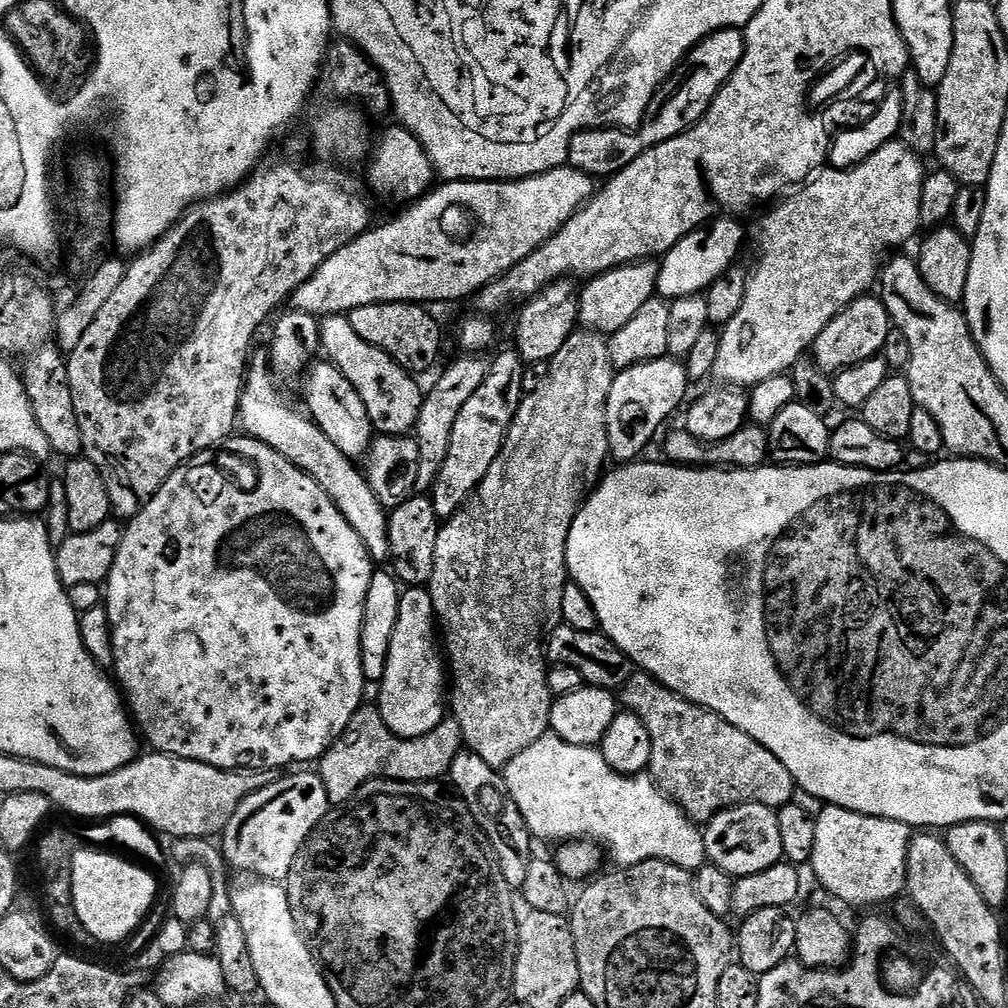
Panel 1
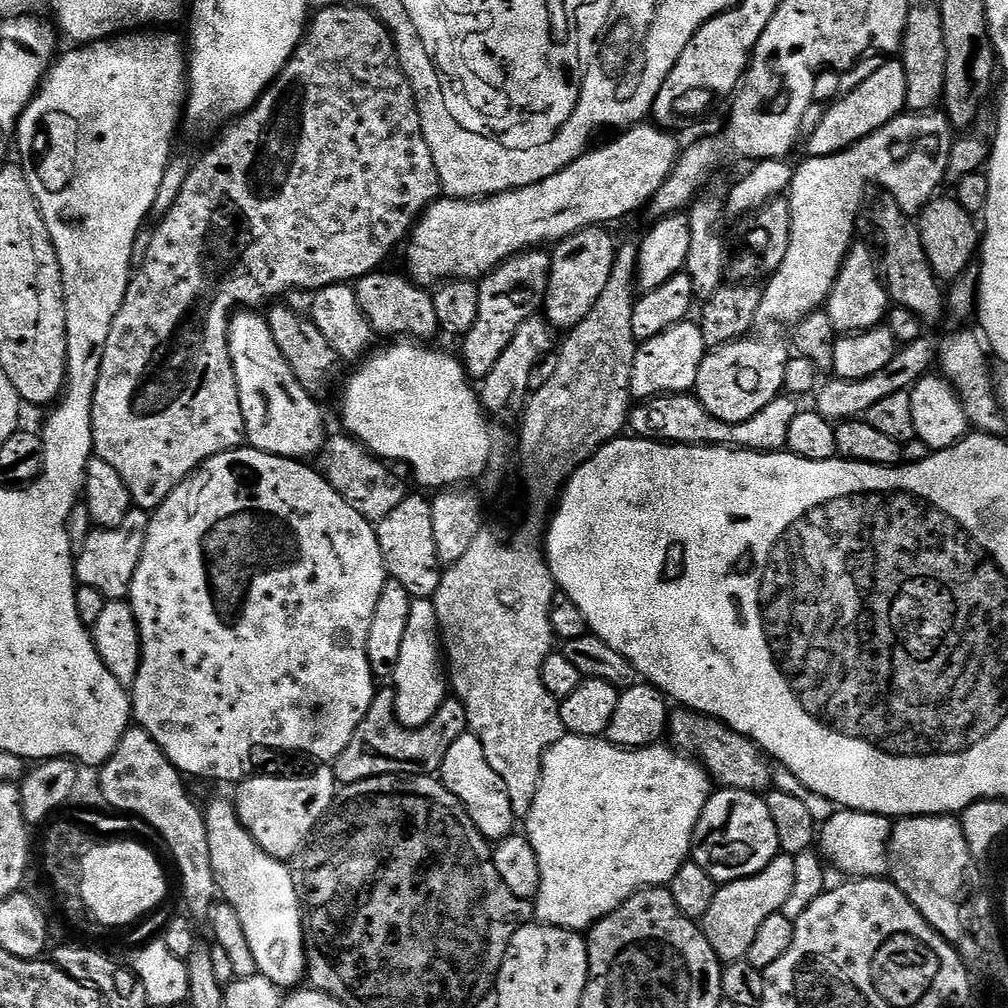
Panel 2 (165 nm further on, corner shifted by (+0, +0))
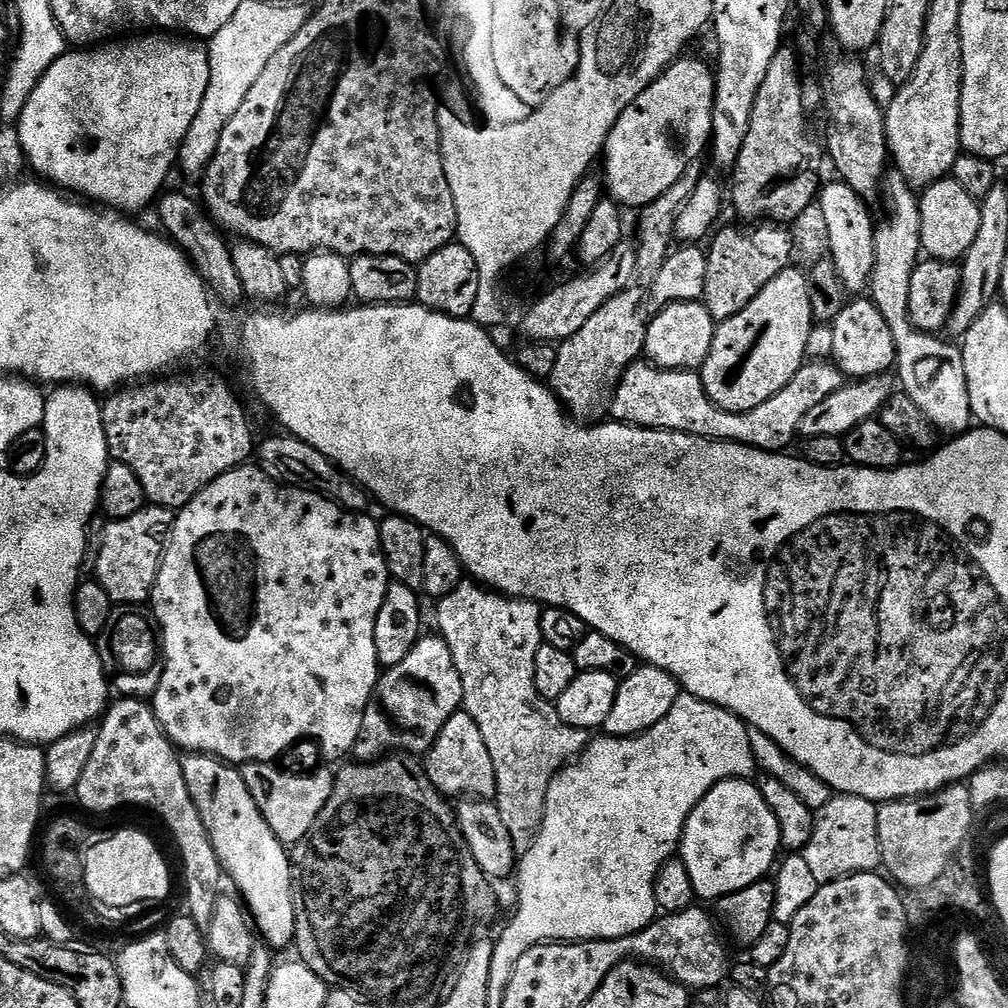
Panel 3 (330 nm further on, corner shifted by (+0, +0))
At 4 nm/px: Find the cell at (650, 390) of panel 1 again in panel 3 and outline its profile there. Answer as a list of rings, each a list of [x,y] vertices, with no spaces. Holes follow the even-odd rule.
[[[678,302],[659,309],[655,314],[657,316],[653,320],[649,319],[646,324],[643,355],[647,363],[657,368],[699,370],[710,354],[710,346],[718,327],[703,302]]]

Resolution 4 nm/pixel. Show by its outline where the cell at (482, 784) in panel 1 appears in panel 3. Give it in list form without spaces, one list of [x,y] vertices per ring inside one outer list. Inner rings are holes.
[[[463,710],[454,713],[450,722],[442,726],[438,738],[423,761],[424,770],[430,782],[445,797],[453,798],[492,798],[496,794],[494,763],[490,758],[490,750],[486,750],[486,742],[482,738],[482,730],[478,730],[478,722],[470,718]]]

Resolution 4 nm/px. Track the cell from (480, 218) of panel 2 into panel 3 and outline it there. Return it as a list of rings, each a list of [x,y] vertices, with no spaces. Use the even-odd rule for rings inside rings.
[[[681,55],[665,72],[656,79],[638,98],[634,98],[632,104],[628,104],[614,122],[614,126],[608,135],[608,141],[604,143],[602,164],[604,160],[604,172],[602,171],[602,184],[607,195],[616,204],[625,209],[639,210],[645,208],[654,198],[662,198],[678,178],[688,167],[690,162],[696,162],[700,151],[707,149],[712,136],[712,111],[714,110],[716,73],[713,65],[699,60],[696,56]]]

